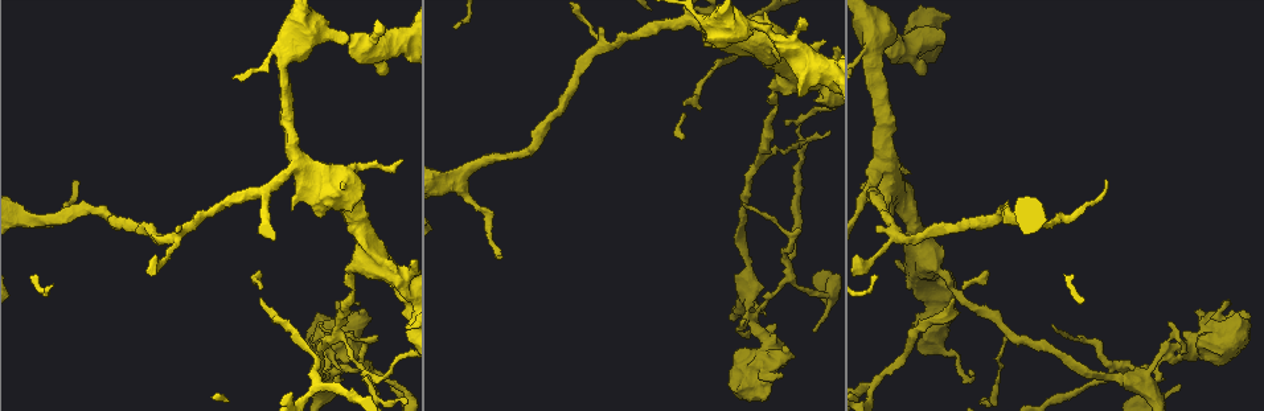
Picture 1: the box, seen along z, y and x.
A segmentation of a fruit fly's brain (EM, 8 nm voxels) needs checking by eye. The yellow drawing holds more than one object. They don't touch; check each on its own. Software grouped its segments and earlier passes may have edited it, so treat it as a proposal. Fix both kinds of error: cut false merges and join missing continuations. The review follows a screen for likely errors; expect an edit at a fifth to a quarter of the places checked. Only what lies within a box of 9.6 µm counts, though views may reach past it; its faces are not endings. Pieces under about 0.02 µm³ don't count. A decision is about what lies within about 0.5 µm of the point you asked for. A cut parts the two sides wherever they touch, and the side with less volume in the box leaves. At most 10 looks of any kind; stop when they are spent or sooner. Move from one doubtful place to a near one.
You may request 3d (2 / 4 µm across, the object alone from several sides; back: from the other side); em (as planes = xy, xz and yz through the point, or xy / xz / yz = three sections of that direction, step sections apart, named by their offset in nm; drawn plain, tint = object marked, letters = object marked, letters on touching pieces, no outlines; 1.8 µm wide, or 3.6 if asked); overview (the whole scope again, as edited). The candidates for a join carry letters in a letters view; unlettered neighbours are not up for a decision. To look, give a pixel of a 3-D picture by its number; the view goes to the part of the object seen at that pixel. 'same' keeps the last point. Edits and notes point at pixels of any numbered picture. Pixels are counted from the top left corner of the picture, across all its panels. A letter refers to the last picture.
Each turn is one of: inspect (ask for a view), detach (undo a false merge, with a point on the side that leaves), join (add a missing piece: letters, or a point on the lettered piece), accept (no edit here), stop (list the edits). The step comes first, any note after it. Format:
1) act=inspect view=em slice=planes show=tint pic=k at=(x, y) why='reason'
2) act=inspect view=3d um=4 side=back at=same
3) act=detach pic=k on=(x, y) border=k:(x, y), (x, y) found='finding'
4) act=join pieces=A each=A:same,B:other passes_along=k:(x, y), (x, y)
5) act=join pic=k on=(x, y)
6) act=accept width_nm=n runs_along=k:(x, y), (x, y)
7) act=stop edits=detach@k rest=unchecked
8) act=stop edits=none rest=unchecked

act=inspect view=3d um=4 pic=1 at=(787, 278) why='four arms meet'

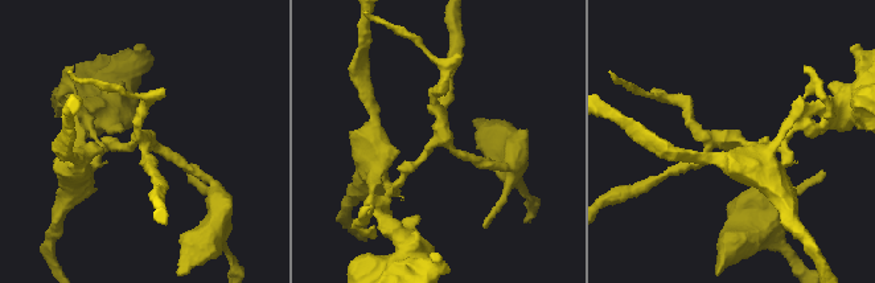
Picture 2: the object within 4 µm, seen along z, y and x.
act=inspect view=em slice=planes show=letters pic=2 at=(143, 141) arms=4 why='now the EM'

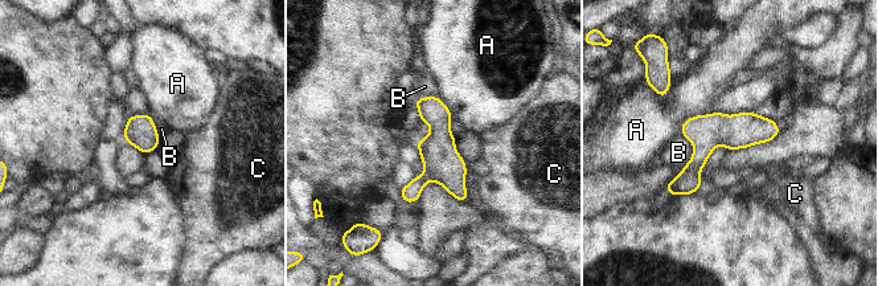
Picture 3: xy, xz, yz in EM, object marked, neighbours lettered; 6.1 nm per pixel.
act=accept each=A:other,B:other,C:other runs_along=3:(772, 125), (721, 131), (669, 187) found='continuous, no second neuron'

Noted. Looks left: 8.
act=inspect view=3d um=4 pic=1 at=(759, 393) why='sudden change in width'

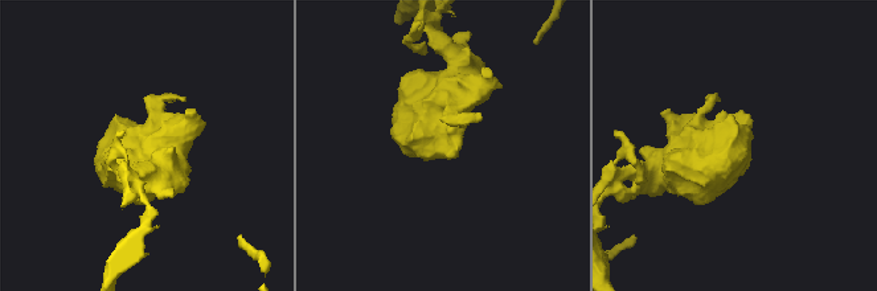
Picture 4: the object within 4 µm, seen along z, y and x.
act=inspect view=em um=3.6 slice=xz step=4 show=tint pic=4 at=(737, 135) why='shape alone is not enough'

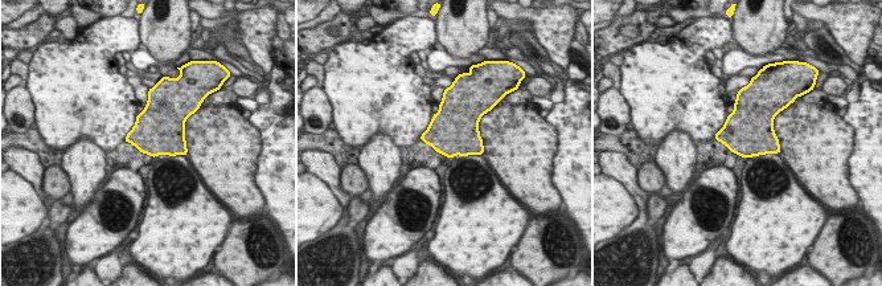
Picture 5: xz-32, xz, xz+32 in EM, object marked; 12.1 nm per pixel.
act=inspect view=em um=3.6 slice=planes show=letters at=same

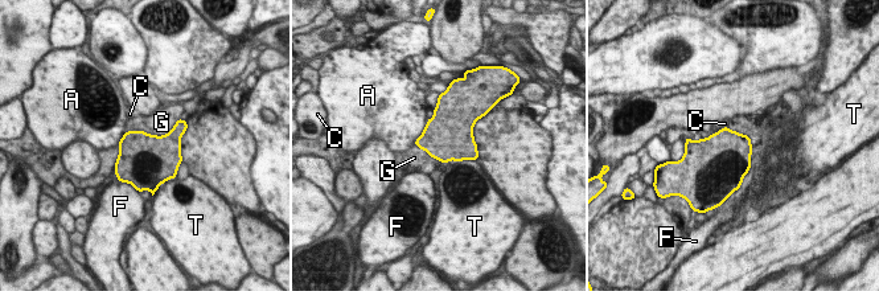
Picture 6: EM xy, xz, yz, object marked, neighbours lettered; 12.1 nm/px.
act=accept each=A:other,C:other,F:other,G:other,T:other border=6:(179, 118), (161, 135), (124, 132) found='all the same neuron'

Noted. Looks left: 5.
act=inspect view=em um=3.6 slice=xz step=8 show=letters pic=1 at=(886, 168) why='sudden change in width'

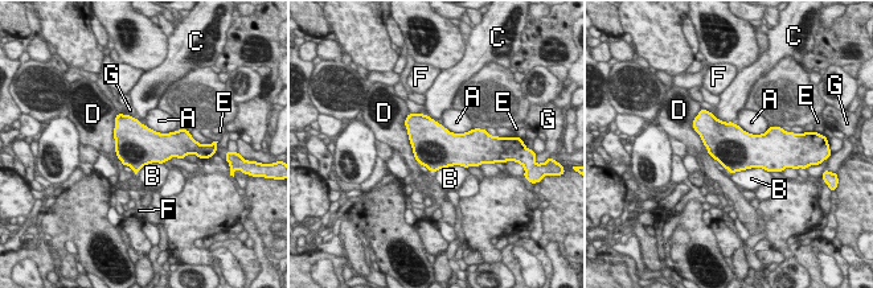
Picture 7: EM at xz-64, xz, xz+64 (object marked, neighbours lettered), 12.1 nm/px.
act=accept each=A:other,B:other,C:other,D:other,E:other,F:other,G:other found='continuous, no second neuron'

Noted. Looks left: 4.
act=inspect view=3d um=4 pic=1 at=(784, 123) why='an open end'

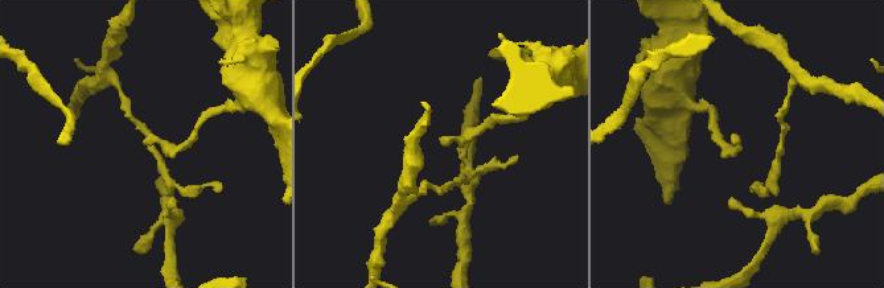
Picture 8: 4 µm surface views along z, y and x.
act=inspect view=em slice=planes show=letters pic=8 at=(733, 140)

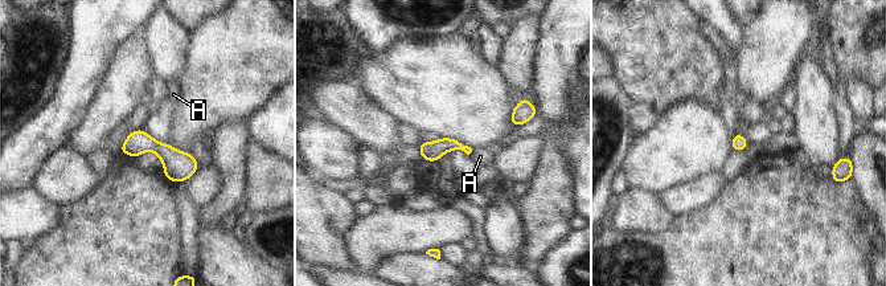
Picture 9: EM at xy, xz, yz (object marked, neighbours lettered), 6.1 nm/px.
act=accept width_nm=90 longest_contact=A:50nm each=A:other found='no lettered piece goes on from it'

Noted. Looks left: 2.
act=stop edits=none rest=unchecked

